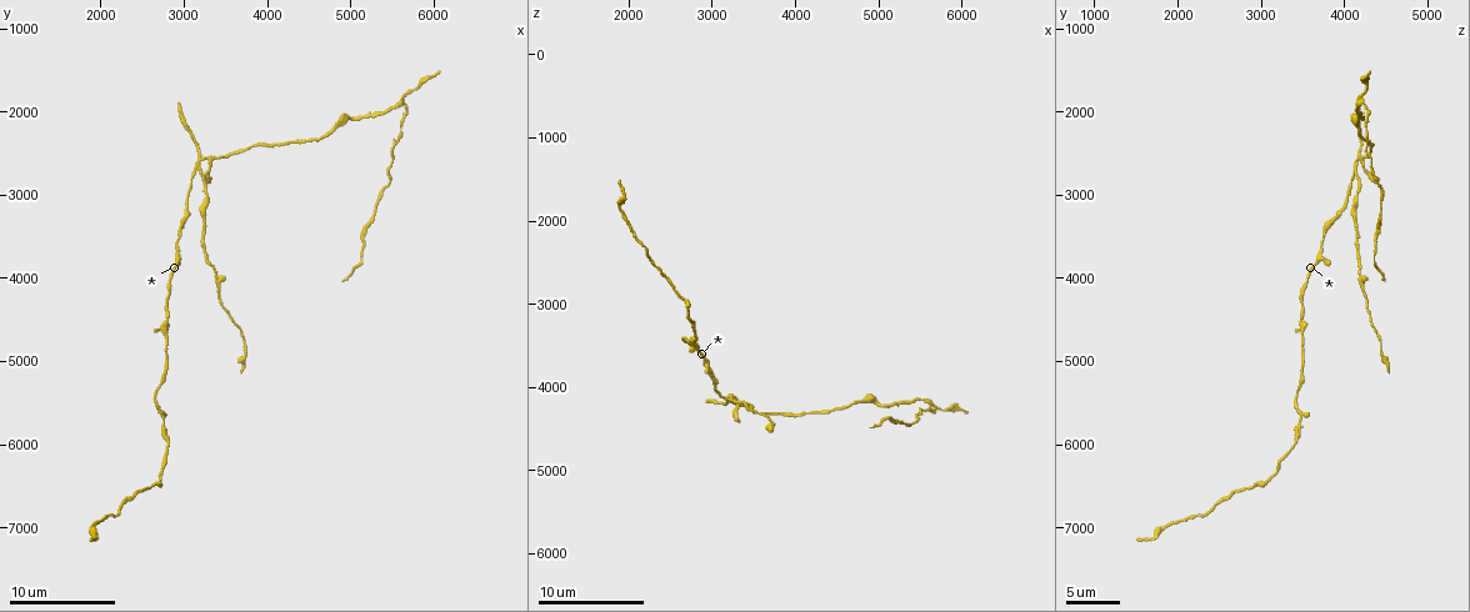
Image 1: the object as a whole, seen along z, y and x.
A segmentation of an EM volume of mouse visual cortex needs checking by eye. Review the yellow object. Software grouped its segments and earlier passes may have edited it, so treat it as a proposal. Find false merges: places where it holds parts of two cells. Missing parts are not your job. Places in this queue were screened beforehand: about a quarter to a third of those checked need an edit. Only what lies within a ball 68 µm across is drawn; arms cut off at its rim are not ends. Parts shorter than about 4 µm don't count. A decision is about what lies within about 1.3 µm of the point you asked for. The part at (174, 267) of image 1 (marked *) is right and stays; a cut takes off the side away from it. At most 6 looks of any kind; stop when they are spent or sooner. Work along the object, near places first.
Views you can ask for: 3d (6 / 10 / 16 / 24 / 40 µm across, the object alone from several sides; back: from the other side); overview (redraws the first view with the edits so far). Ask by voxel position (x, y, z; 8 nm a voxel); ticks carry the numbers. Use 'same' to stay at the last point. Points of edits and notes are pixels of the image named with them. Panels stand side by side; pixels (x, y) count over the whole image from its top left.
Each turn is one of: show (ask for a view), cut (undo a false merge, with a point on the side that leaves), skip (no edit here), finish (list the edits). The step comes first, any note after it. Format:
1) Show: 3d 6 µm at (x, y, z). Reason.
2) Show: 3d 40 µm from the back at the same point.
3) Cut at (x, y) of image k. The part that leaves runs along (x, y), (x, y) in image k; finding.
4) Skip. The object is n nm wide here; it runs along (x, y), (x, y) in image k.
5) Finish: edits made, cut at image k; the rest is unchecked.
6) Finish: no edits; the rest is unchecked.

Show: 3d 10 µm at (2600, 6500, 2950). Thick turns thin.

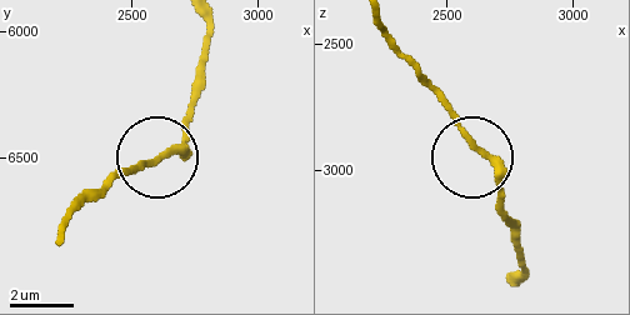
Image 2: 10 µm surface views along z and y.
Show: 3d 6 µm at (2600, 6500, 2910). Closer look.

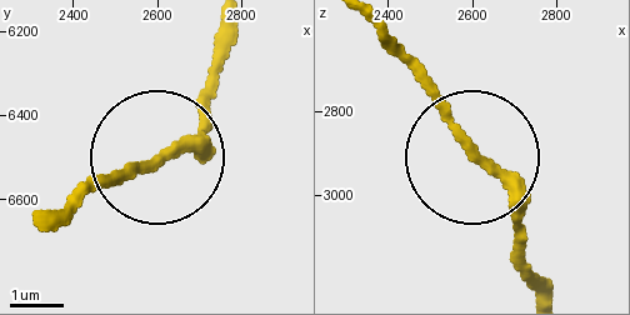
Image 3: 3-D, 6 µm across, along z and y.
Skip. One cell here.

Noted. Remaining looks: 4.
Show: 3d 10 µm at (5600, 1850, 4200). Side arm on a straight run.

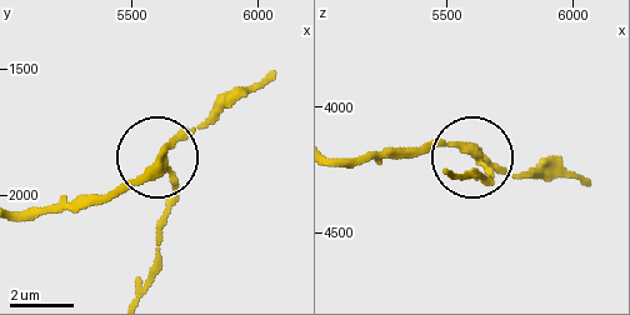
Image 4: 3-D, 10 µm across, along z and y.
Cut at (161, 216) of image 4. 3 arms meet here; the part that leaves runs along (171, 176), (150, 286) in image 4; two cells meet here.

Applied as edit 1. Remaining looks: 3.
Show: 3d 10 µm at (3200, 2650, 4100). Four-way junction.

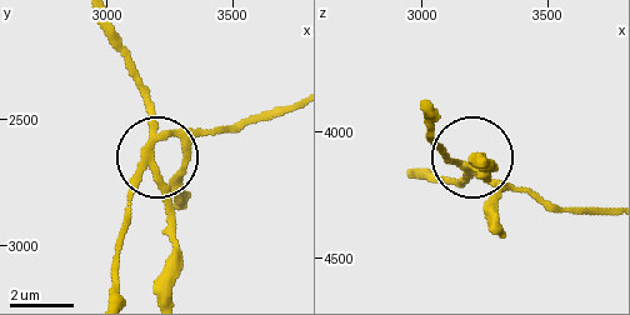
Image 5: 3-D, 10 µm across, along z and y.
Show: 3d 10 µm from the back at (3180, 2690, 4130).

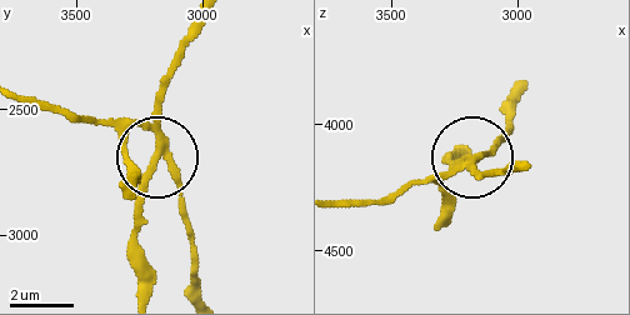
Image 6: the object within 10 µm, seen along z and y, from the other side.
Cut at (155, 93) of image 6. 4 arms meet here; the part that leaves runs along (154, 143), (138, 293) in image 6; a second cell is stuck on.

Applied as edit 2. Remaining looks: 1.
Finish: edits made, cut at image 4, cut at image 6; the rest is unchecked.

